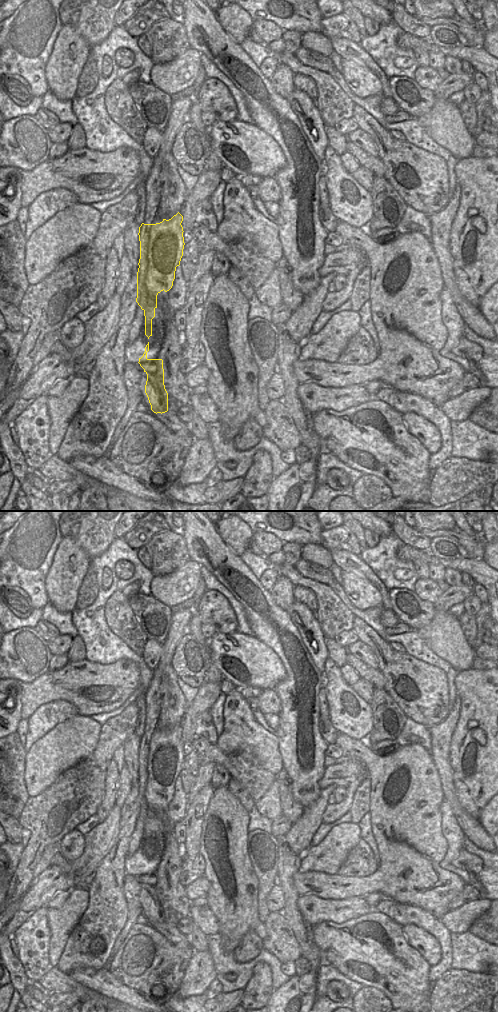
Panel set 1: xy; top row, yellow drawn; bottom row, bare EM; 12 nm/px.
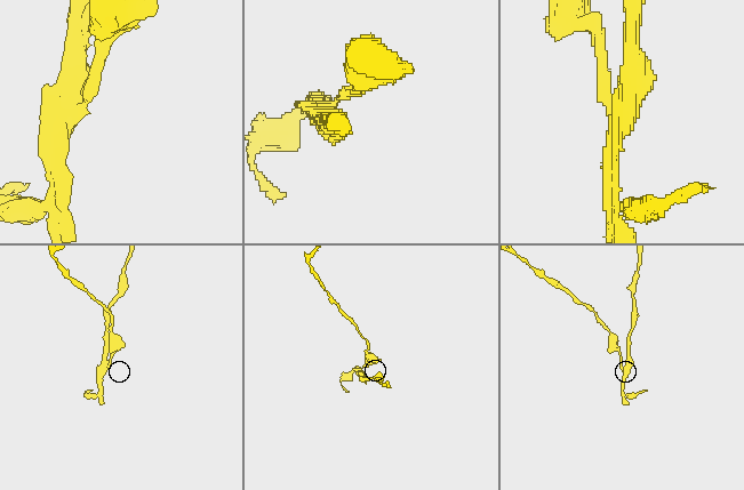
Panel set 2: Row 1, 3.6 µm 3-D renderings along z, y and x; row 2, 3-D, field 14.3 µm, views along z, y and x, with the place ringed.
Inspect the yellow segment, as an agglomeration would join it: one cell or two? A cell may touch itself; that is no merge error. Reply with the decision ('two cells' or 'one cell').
two cells

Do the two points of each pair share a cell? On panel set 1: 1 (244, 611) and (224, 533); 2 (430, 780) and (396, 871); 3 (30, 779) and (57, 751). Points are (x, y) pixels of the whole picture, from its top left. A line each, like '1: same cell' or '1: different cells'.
1: same cell
2: same cell
3: same cell

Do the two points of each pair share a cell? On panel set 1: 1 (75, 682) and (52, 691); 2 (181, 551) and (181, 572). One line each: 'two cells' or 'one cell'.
1: one cell
2: two cells

